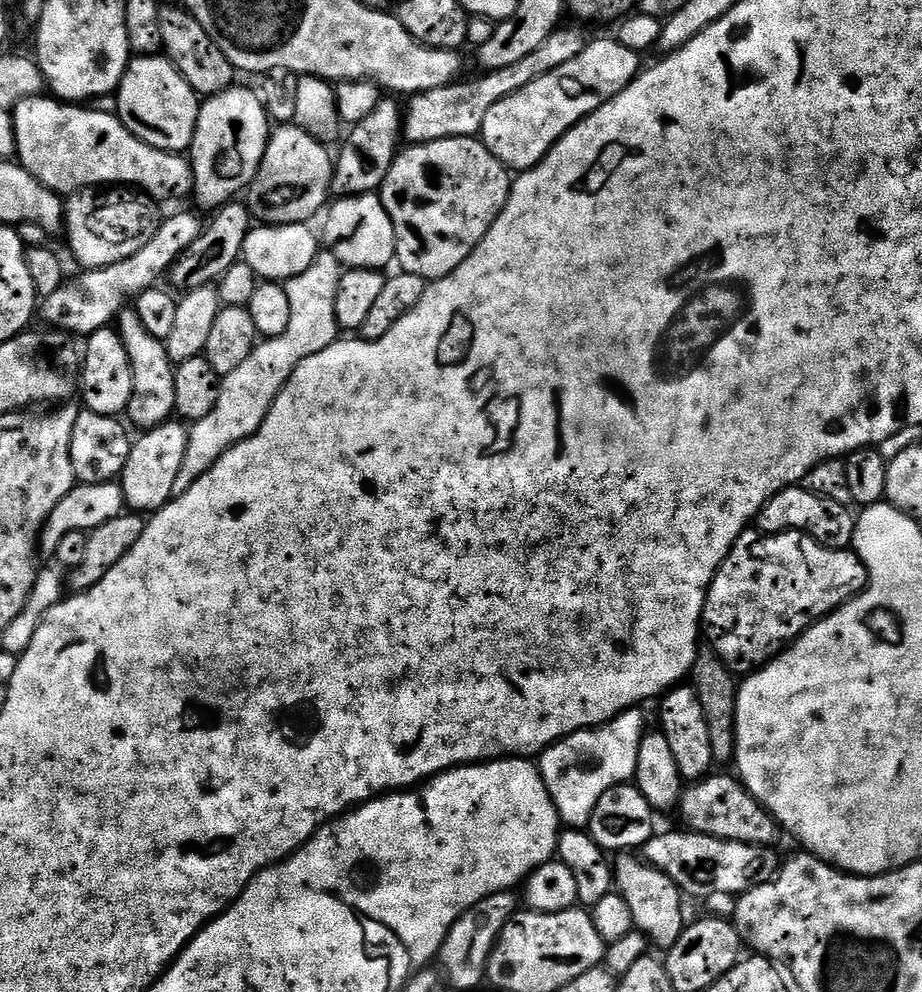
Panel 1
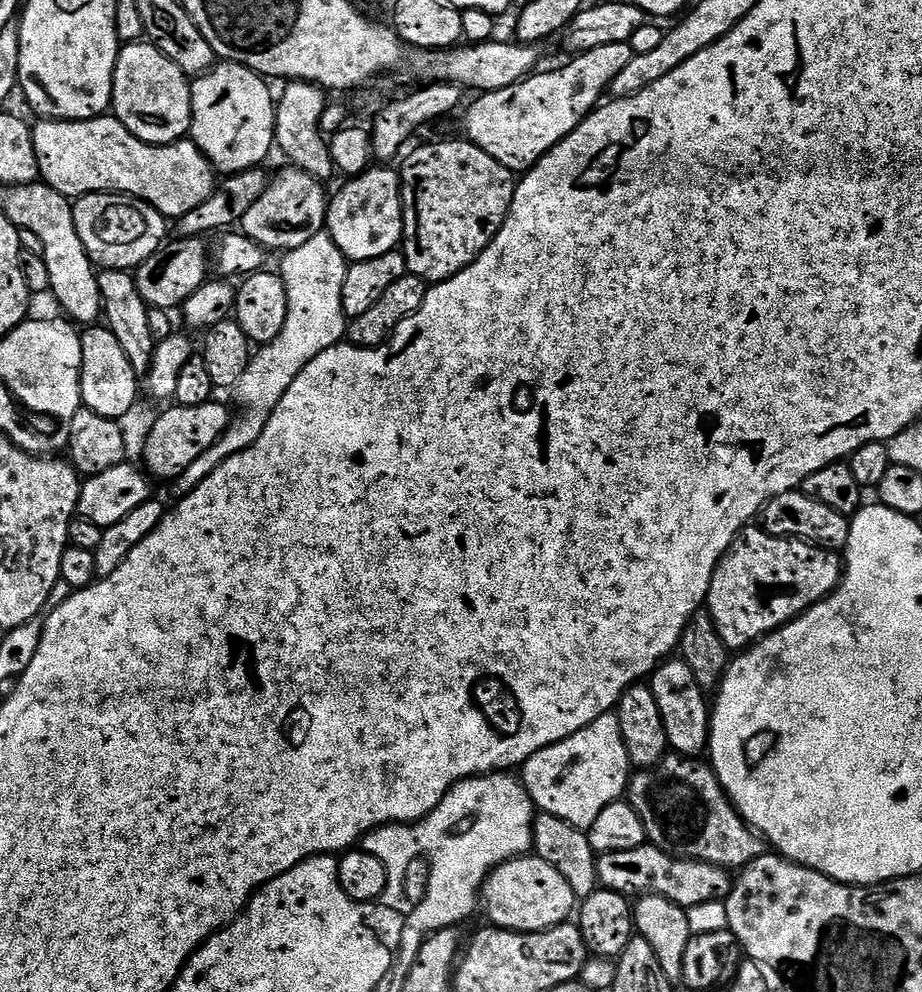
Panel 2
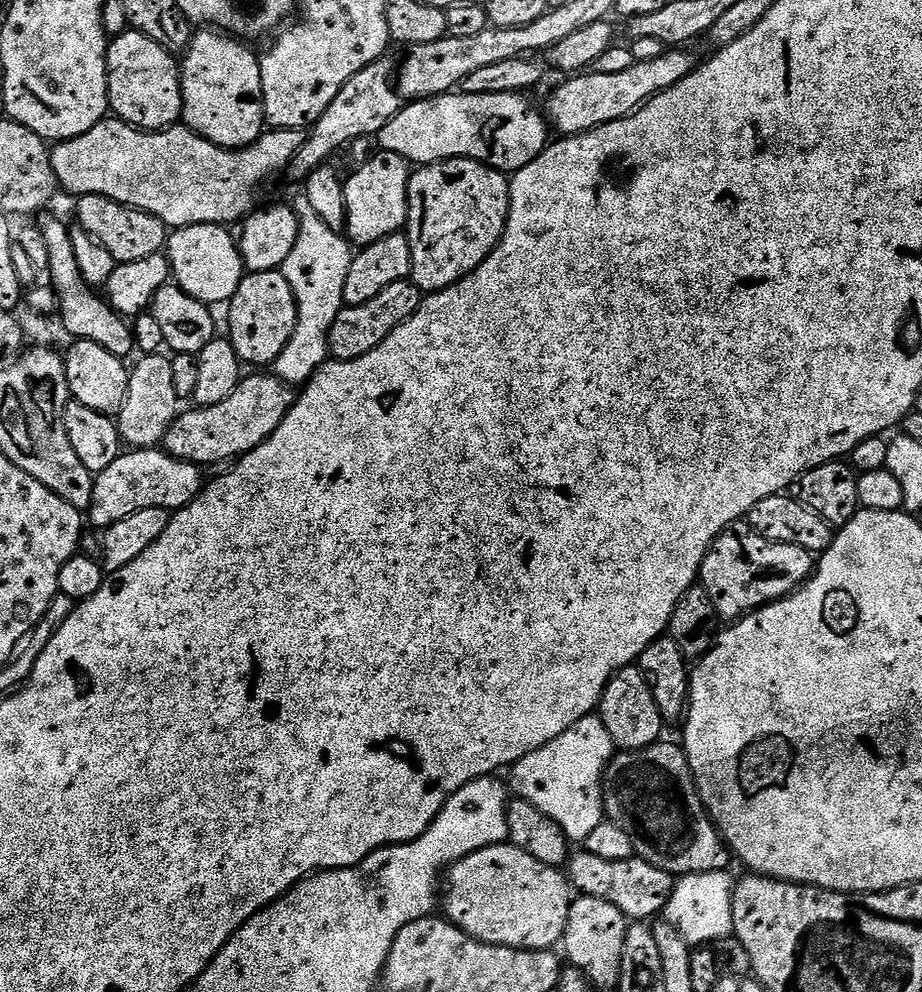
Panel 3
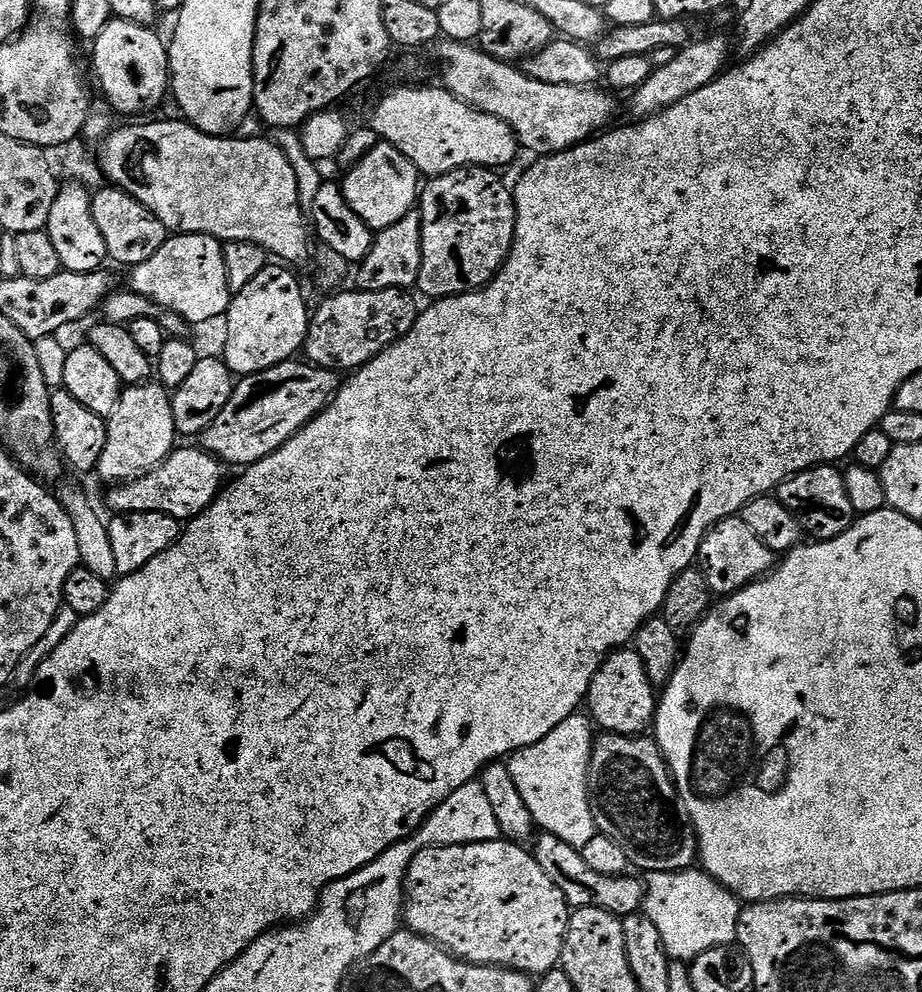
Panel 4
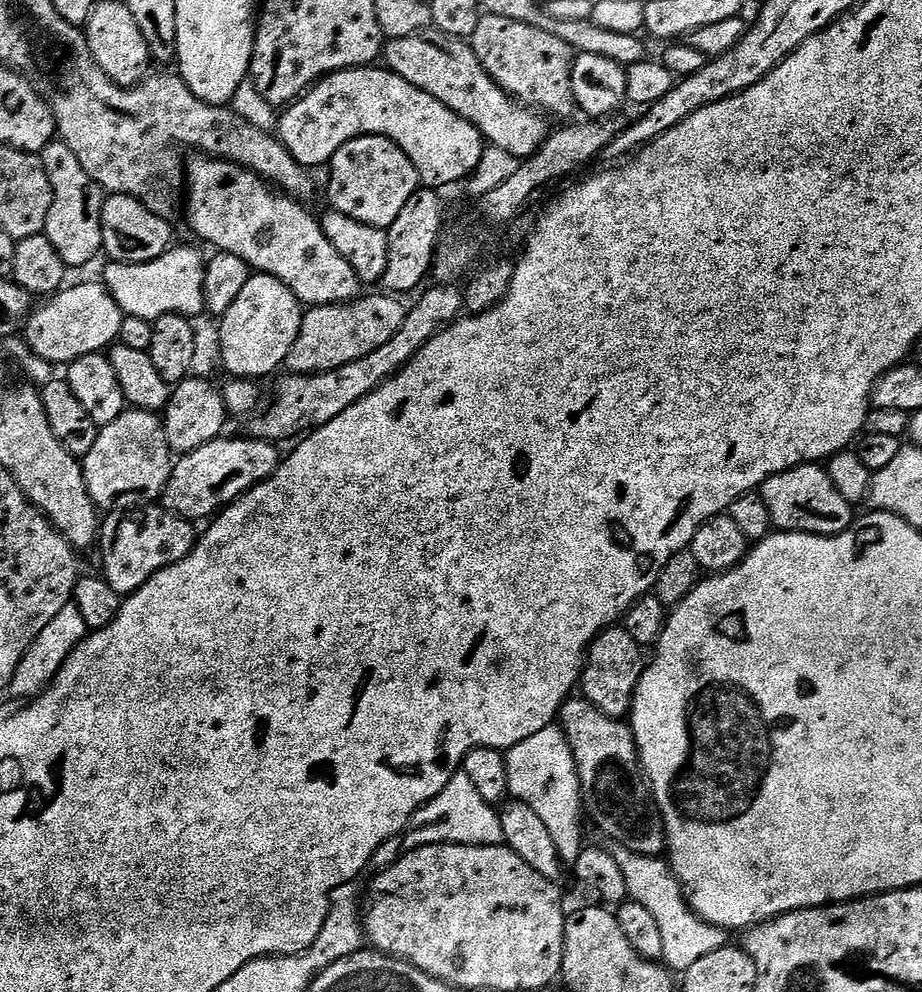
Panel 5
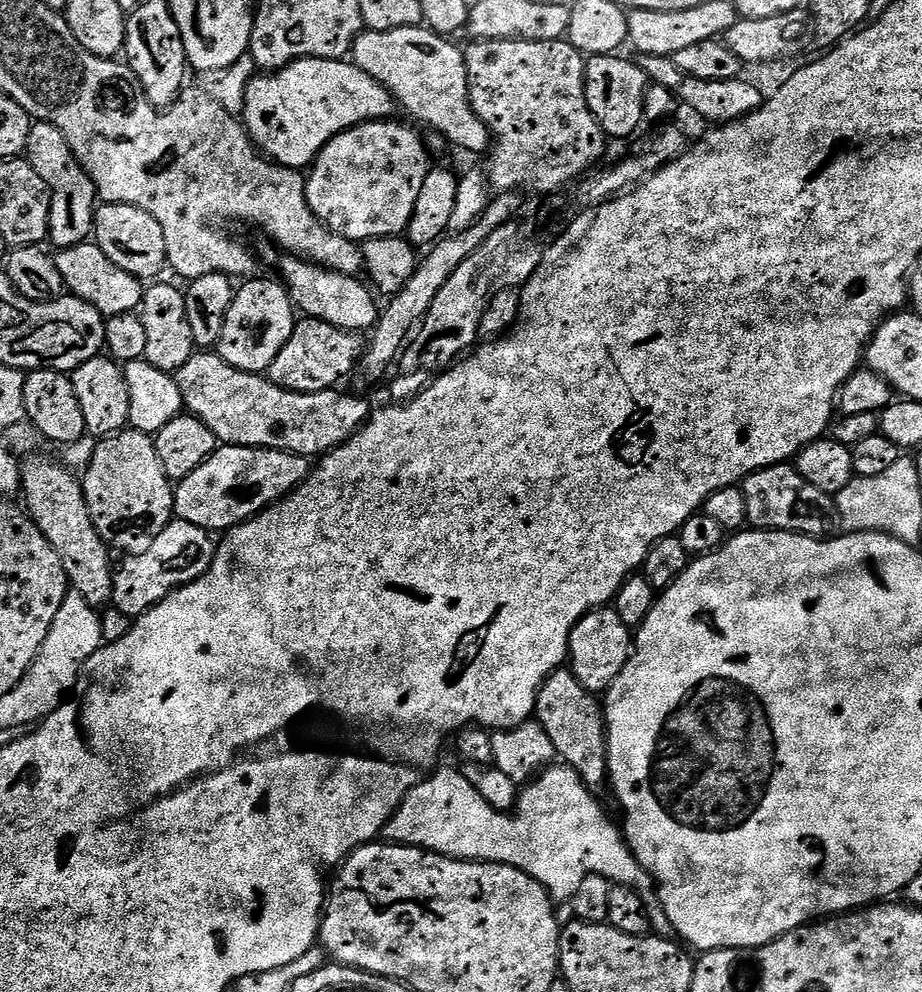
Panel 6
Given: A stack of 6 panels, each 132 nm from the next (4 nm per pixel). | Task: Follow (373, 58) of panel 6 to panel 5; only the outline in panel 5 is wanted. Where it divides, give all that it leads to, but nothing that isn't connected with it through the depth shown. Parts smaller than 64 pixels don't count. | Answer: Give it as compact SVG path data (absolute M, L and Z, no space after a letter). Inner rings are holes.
M429 30L410 38L387 41L382 56L387 67L406 78L406 82L418 86L418 90L426 90L426 94L450 106L454 114L469 120L493 148L527 158L533 156L550 135L549 117L503 92L498 82L486 74L482 62L478 62L471 43Z

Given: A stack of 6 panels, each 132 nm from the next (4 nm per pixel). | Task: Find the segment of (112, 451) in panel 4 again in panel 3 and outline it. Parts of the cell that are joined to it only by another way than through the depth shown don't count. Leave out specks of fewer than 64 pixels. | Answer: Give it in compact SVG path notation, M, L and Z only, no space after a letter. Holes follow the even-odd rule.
M148 354L131 365L126 402L120 407L120 439L129 449L155 448L163 441L182 408L182 397L174 390L174 366L164 354Z

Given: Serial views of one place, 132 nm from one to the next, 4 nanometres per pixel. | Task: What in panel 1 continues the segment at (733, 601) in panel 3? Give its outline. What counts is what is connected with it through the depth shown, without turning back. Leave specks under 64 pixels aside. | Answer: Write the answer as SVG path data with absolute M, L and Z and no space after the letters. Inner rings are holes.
M746 530L736 539L730 554L722 562L712 587L708 589L702 621L706 640L712 643L709 644L711 651L720 656L722 662L726 662L731 672L737 674L751 674L764 667L817 620L829 616L853 596L860 595L870 579L868 567L860 561L855 551L828 548L806 532L789 530L777 536L763 536L760 532L752 531Z

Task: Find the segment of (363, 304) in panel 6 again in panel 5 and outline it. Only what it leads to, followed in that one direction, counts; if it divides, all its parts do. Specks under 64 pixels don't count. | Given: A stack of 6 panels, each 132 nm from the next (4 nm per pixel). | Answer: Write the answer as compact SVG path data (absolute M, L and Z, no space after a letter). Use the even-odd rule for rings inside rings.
M203 154L197 155L195 158L197 160L193 162L192 169L189 167L186 172L186 212L188 208L188 224L206 243L213 244L213 249L234 254L238 258L242 258L242 262L246 262L257 273L278 278L300 299L301 305L304 306L317 308L327 304L349 304L351 300L355 300L361 295L362 285L358 274L354 274L354 269L350 267L350 262L346 262L346 258L342 258L342 254L338 254L338 250L334 250L334 246L330 246L330 238L326 238L319 219L315 215L312 217L304 209L305 205L301 201L285 196L283 192L277 190L268 181L263 180L258 173L252 172L251 169L244 168L240 164L235 164L232 160L221 160Z

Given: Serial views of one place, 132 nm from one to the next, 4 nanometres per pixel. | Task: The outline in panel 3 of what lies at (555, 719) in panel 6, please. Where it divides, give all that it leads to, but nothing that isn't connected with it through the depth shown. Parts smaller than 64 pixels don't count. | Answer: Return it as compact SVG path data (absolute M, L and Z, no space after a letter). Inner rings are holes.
M657 742L646 746L642 750L634 750L633 752L617 751L613 755L612 760L608 763L608 768L604 772L604 815L607 819L614 822L614 826L622 826L622 830L626 830L626 834L630 834L630 842L634 842L634 850L639 859L650 862L650 866L658 866L658 870L666 870L674 878L689 876L690 874L706 874L707 872L722 872L729 867L728 863L733 863L734 857L724 842L719 830L716 829L716 823L708 815L706 806L700 797L700 791L696 785L694 774L690 770L690 762L688 755L684 753L683 747L679 743L664 744L665 742Z

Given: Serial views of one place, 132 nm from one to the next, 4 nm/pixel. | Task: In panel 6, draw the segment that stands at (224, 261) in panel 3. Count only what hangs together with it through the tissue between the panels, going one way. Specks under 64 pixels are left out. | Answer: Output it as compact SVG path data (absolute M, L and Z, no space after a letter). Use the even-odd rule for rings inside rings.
M85 242L73 248L62 248L55 253L56 265L62 270L65 289L79 300L94 305L105 316L117 316L139 309L146 291L137 277L122 270L95 242Z

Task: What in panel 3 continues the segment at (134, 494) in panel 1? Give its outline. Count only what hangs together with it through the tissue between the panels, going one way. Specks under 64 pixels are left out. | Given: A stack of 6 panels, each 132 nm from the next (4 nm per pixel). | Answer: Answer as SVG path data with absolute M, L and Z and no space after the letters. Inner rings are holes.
M274 374L267 375L245 375L234 394L230 394L226 402L218 402L218 406L192 406L189 412L181 411L164 435L162 446L165 452L191 464L211 466L235 461L262 446L262 442L282 426L282 418L286 418L297 397L293 385L282 382Z

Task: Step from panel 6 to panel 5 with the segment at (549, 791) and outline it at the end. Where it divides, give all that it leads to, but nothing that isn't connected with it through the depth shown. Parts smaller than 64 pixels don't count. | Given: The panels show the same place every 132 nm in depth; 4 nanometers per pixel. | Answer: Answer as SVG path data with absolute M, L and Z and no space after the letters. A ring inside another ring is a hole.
M462 770L456 773L454 778L426 806L422 806L412 816L410 827L395 840L387 840L383 846L376 851L372 864L377 869L388 868L399 860L402 849L411 850L421 848L427 844L504 844L502 834L502 822L500 813L493 805L488 804L475 790L470 778ZM617 847L614 855L618 866L622 866L622 874L626 874L628 899L646 906L658 921L662 933L663 963L673 973L683 974L694 966L694 962L706 958L706 954L714 954L714 950L722 950L729 943L729 933L725 929L706 922L688 904L684 887L672 873L672 865L667 859L634 854L622 847Z

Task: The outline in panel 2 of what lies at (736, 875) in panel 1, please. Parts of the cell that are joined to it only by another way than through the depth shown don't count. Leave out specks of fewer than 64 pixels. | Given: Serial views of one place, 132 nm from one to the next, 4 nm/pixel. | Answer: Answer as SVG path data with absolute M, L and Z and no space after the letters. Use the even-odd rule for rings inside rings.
M647 842L634 850L603 853L597 859L597 878L607 891L629 898L636 898L641 894L664 896L685 910L702 902L723 901L732 891L734 883L733 877L725 869L706 862L668 856Z

